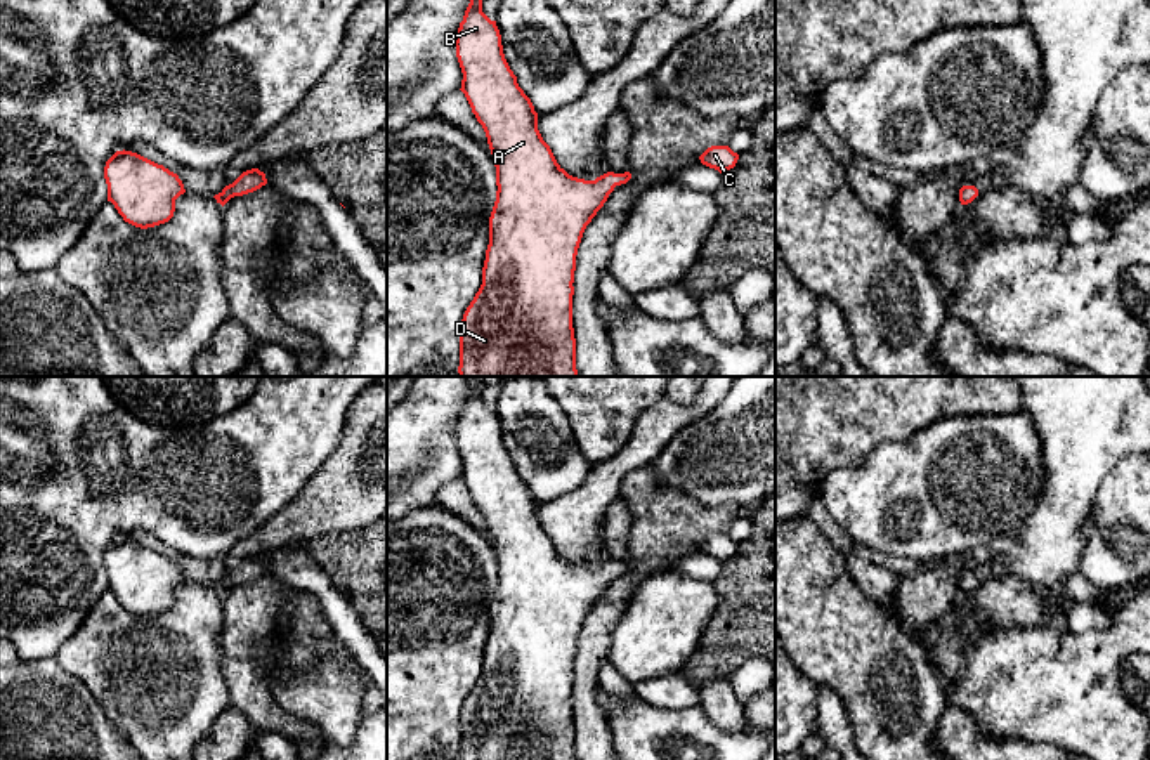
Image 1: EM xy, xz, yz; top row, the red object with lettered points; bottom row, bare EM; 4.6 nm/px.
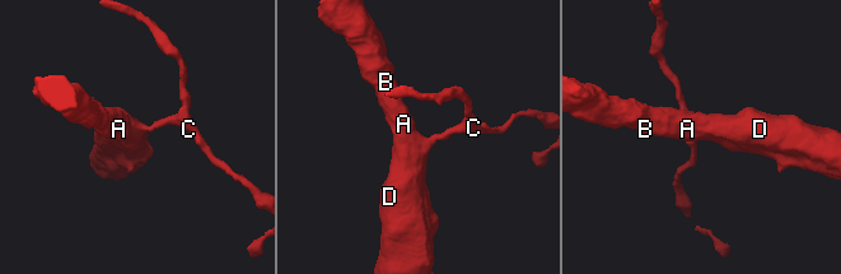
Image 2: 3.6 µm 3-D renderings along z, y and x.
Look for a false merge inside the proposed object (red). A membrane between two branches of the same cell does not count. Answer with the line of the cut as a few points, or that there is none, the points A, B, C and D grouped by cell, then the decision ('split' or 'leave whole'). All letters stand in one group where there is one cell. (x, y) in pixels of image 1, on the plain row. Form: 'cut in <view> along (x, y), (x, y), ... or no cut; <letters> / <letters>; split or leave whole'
no cut; A B C D; leave whole

